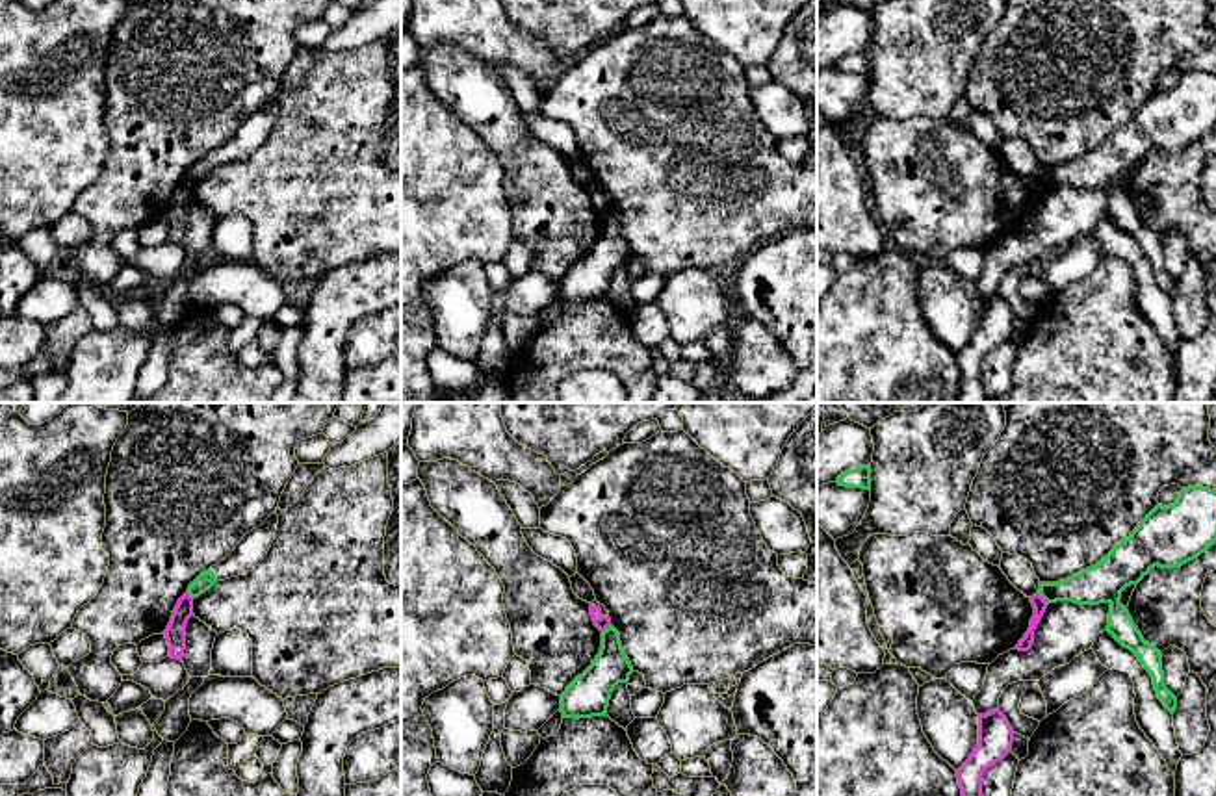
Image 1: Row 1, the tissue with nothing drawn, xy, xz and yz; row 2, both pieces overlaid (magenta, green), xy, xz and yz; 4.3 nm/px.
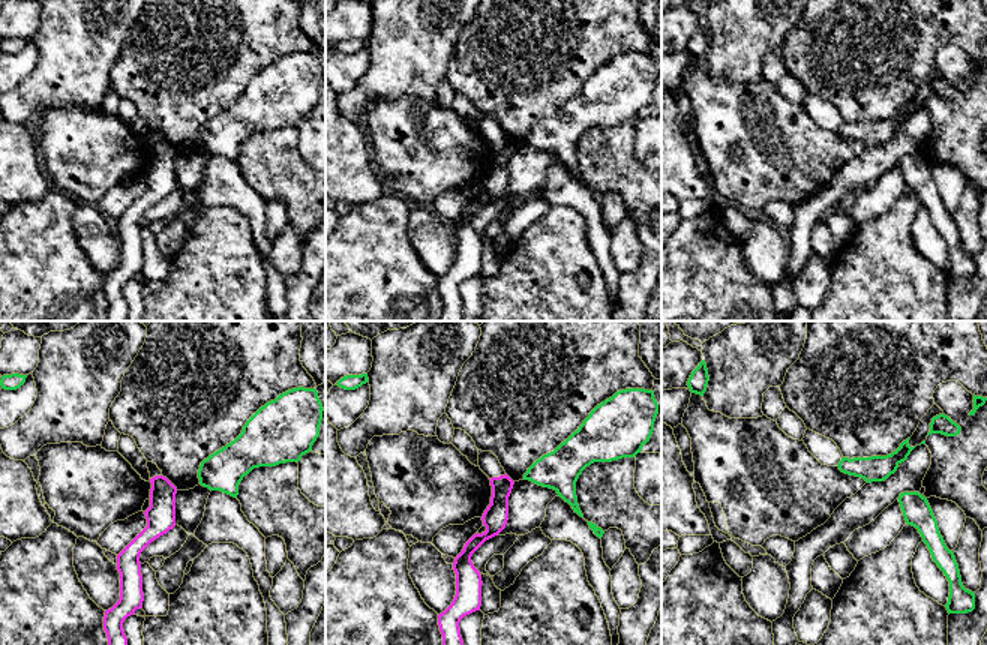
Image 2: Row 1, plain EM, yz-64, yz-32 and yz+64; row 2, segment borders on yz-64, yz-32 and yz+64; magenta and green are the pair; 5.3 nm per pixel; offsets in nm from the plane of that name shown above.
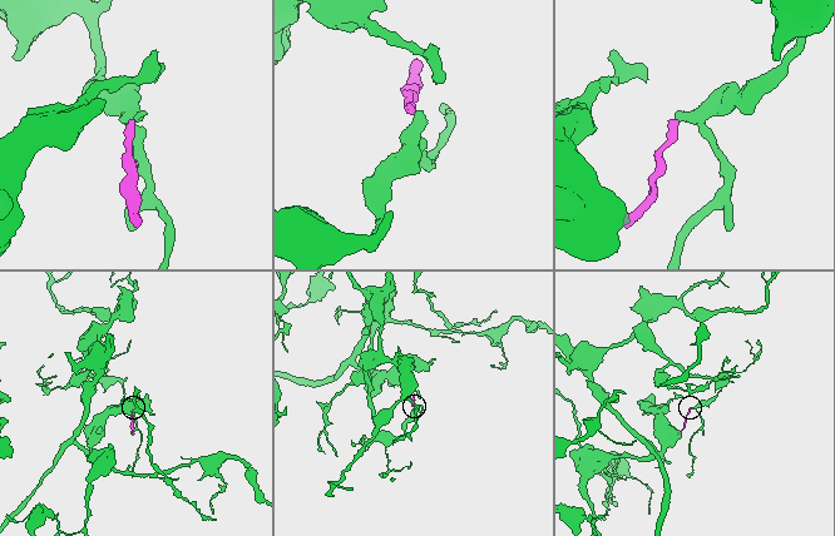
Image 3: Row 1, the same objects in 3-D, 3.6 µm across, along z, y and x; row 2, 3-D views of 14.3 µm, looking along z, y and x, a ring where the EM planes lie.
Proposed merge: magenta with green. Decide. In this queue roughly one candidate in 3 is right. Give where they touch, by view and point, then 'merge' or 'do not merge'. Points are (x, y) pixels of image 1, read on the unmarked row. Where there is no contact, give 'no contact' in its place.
contact yz (1042, 182); do not merge

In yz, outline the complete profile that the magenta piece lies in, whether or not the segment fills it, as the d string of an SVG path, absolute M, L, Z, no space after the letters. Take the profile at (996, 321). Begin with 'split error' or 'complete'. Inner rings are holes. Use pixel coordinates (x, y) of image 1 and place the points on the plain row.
complete | M993 293L978 299L978 328L969 343L956 354L962 373L958 403L986 403L988 393L982 380L984 356L1012 336L1014 314L1006 301Z

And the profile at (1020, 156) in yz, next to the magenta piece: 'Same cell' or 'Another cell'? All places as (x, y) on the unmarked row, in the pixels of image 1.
Same cell

